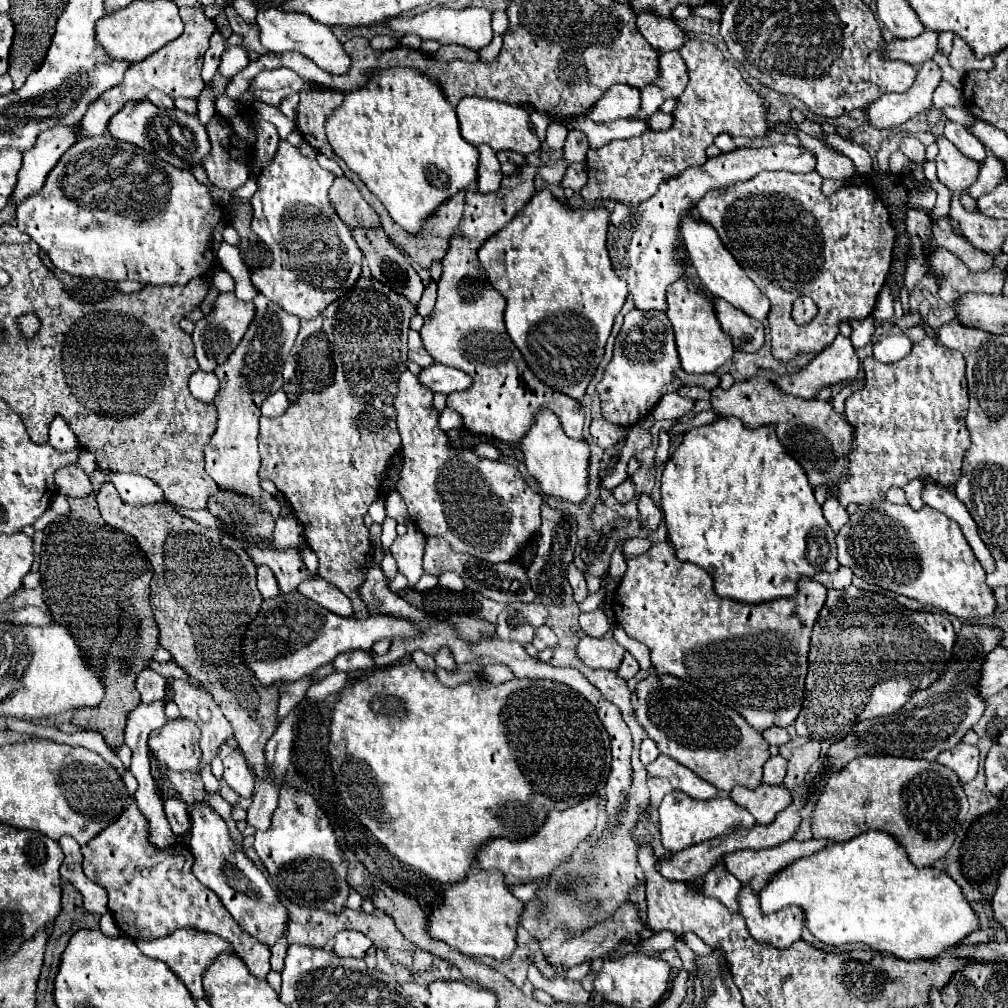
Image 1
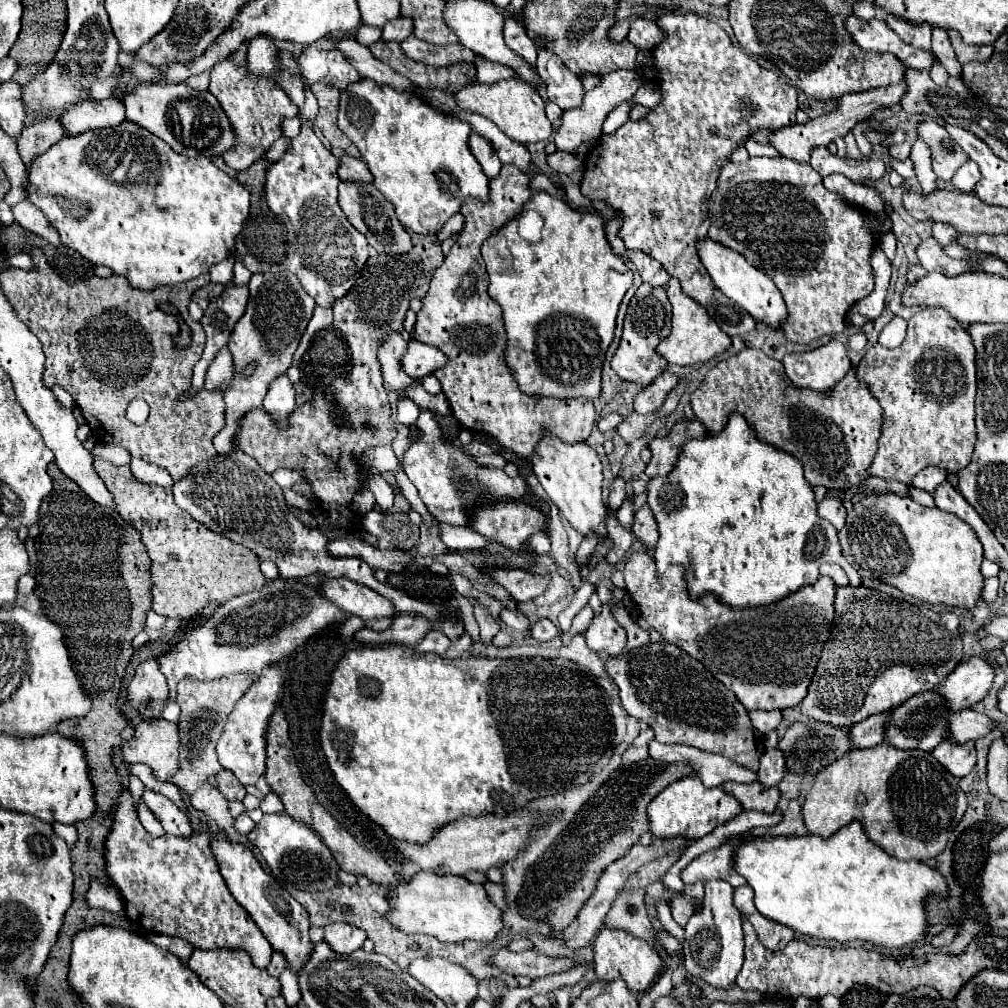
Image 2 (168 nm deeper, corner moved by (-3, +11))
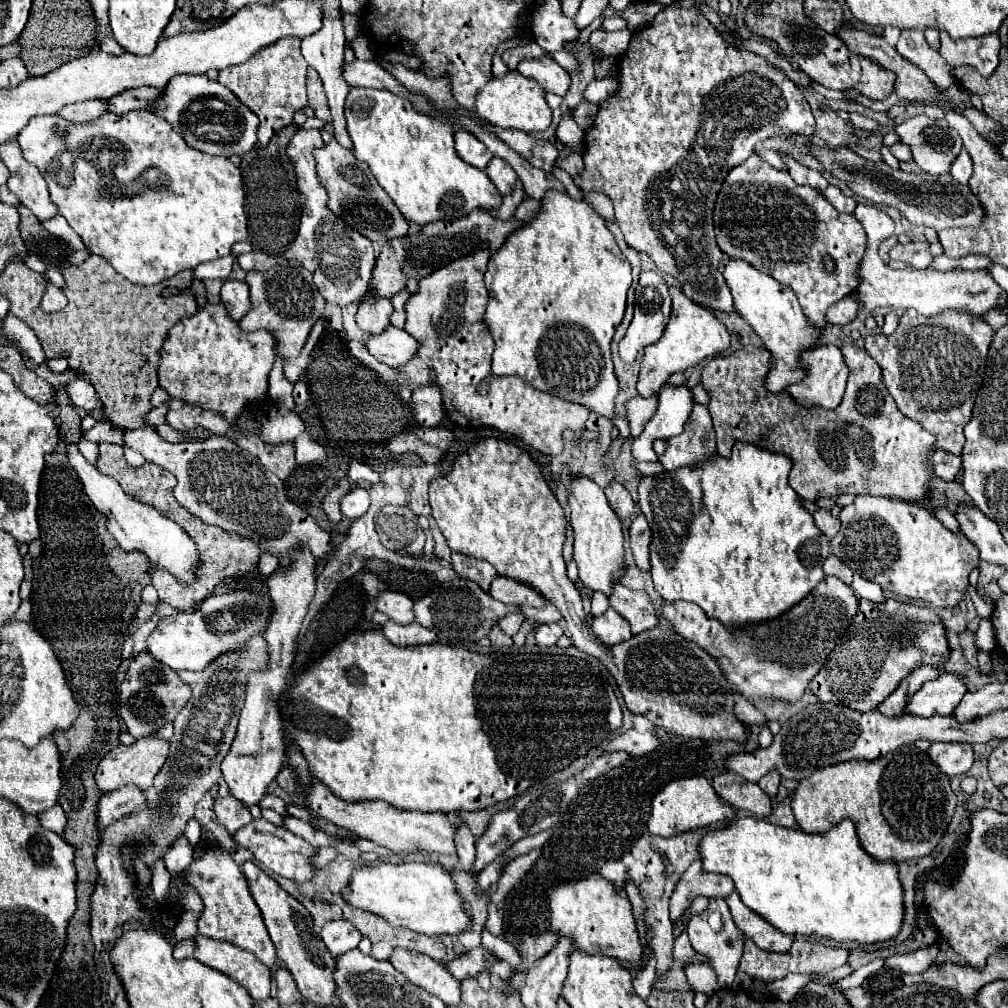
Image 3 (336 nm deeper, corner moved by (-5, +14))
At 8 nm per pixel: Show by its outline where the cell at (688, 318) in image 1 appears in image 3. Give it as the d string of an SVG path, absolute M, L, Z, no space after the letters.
M675 286L669 288L669 294L671 294L671 300L673 300L669 324L667 324L661 340L657 344L645 348L645 356L643 356L643 364L641 364L637 392L641 396L645 396L645 398L651 396L651 394L657 394L661 384L669 378L669 374L681 372L681 370L685 370L689 366L695 366L701 360L713 358L713 356L717 356L717 354L721 354L723 350L729 348L729 332L715 318L715 314L711 310L691 302Z

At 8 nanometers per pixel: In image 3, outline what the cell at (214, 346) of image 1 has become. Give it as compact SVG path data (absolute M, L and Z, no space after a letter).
M225 280L223 288L221 288L221 302L225 304L225 310L229 312L229 316L237 322L241 320L241 316L245 316L251 308L249 302L249 286L245 282L237 282L237 280Z

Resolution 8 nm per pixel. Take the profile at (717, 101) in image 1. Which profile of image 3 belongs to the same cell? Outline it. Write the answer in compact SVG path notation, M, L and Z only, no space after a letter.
M667 6L663 12L659 12L655 16L651 26L643 28L641 32L637 32L633 36L633 40L629 44L629 50L625 52L625 56L619 64L619 94L599 102L599 106L601 106L601 110L599 110L593 126L587 130L587 136L585 136L585 152L583 152L585 170L575 180L575 184L583 192L593 192L593 190L603 192L613 200L613 204L615 204L615 222L621 228L627 246L635 248L637 252L647 254L659 270L673 276L681 284L681 290L687 298L691 298L693 302L701 304L701 306L705 306L713 312L733 314L735 312L733 298L731 298L731 292L729 292L729 288L725 284L725 278L721 274L727 256L717 246L715 232L713 232L713 206L715 206L717 194L719 194L721 184L725 182L729 170L733 166L745 162L753 154L753 150L759 142L763 142L771 136L803 136L803 138L809 140L815 134L815 118L809 110L809 104L807 104L803 92L783 72L779 72L777 68L771 68L759 56L755 56L751 52L739 52L733 46L729 46L721 38L721 34L713 28L713 24L699 10L695 10L695 8L685 10L685 8Z

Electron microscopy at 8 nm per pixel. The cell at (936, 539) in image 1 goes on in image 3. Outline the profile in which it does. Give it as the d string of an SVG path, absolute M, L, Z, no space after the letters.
M857 496L853 504L841 510L839 518L841 530L831 540L831 552L865 580L871 580L893 594L925 600L937 608L953 608L965 596L965 590L969 586L969 574L973 568L979 566L977 546L973 546L973 542L969 542L969 538L965 538L963 534L947 530L923 506L903 500L891 500L885 496Z

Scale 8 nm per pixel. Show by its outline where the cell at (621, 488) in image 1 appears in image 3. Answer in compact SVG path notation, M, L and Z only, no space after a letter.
M611 480L609 486L605 488L605 494L607 494L609 504L613 506L613 510L617 512L617 516L619 516L621 520L625 520L625 518L629 518L629 516L633 514L633 506L635 506L635 502L633 502L629 490L627 490L621 482Z

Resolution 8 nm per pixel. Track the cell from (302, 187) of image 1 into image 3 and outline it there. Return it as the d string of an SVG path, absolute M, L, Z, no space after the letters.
M299 130L299 132L295 132L293 140L287 146L287 156L295 168L295 186L297 186L297 192L301 198L301 216L299 216L299 226L293 228L297 232L291 232L293 236L289 236L291 244L285 250L285 254L269 256L265 252L253 248L251 254L241 254L237 258L237 262L245 272L249 272L249 270L269 270L273 264L277 264L279 260L285 260L285 258L297 260L301 266L311 270L313 282L327 302L345 306L345 304L357 302L367 292L375 256L373 256L371 240L361 236L351 226L347 226L343 222L343 218L333 214L327 206L329 196L317 176L317 162L313 156L313 150L319 150L323 146L325 146L325 142L321 138L321 130Z

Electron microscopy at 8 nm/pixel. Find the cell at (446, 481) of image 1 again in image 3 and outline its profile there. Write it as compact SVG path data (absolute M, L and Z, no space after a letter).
M367 296L365 302L359 306L355 318L357 318L357 324L361 330L375 336L375 334L381 334L383 330L387 330L391 326L391 322L389 322L391 314L393 314L391 300Z

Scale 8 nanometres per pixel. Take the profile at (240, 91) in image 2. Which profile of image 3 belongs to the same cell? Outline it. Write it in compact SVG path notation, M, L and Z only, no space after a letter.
M281 38L265 50L253 54L253 58L249 58L247 62L219 70L219 82L229 88L237 96L237 100L259 118L255 148L267 146L279 130L287 128L293 122L293 114L307 106L307 62L301 56L299 42L299 38Z

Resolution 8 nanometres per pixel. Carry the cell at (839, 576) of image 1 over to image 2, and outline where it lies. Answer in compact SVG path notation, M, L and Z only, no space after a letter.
M825 563L823 567L821 567L821 575L827 575L827 577L831 577L839 587L845 587L849 581L847 581L847 575L845 575L845 571L839 567L839 565L829 565L829 563Z

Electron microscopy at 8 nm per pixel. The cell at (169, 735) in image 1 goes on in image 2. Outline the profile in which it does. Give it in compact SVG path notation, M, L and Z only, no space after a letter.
M165 719L153 723L141 721L135 727L133 739L123 743L121 757L129 765L149 765L157 781L167 781L167 777L171 777L177 771L177 747L179 729L175 723L167 723Z

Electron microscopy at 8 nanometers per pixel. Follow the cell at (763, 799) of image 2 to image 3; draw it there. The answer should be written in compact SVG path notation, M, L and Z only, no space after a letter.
M725 772L713 778L715 792L733 808L743 808L759 818L767 818L773 812L773 800L765 794L759 784L747 782L739 774Z

